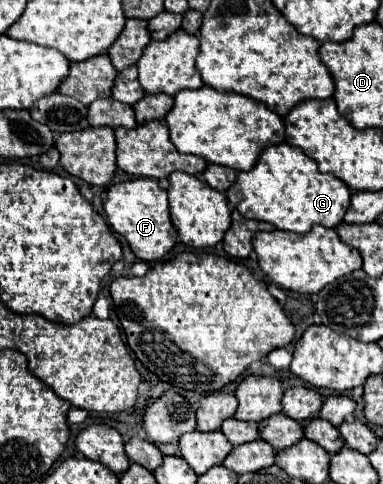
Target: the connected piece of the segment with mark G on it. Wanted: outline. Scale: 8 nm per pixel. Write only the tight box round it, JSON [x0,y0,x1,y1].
[229,143,351,233]

